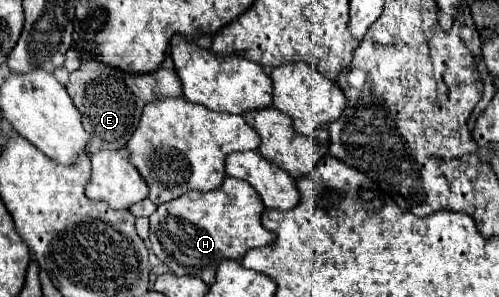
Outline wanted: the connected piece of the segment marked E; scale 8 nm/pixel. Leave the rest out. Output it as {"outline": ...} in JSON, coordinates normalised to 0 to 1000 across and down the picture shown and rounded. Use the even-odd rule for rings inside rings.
{"outline":[[[166,185],[162,226],[142,246],[134,313],[166,394],[166,428],[182,455],[174,488],[178,515],[202,502],[242,502],[275,434],[291,347],[319,327],[359,327],[363,273],[347,232],[319,226],[311,246],[255,246],[218,226],[190,185]]]}

